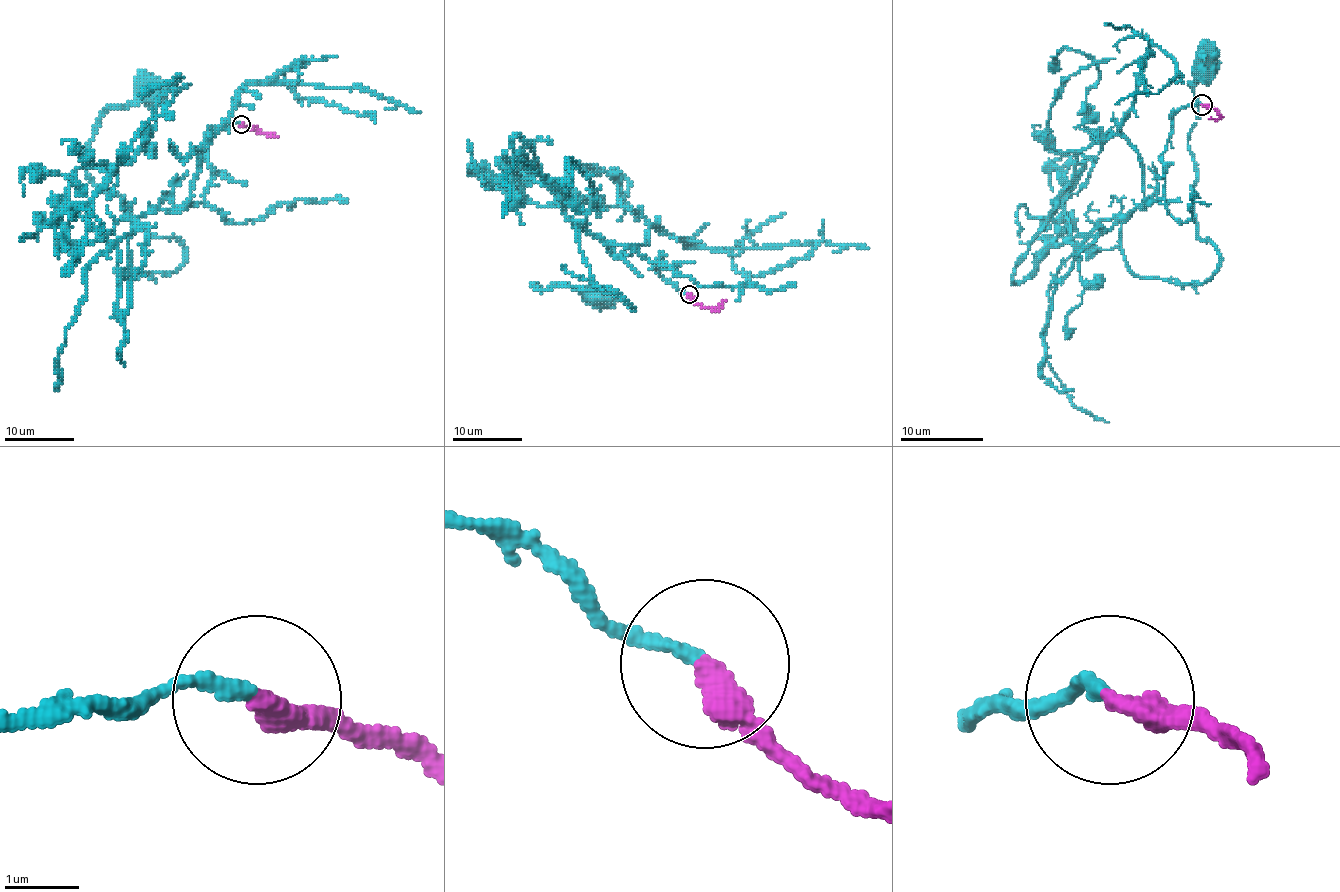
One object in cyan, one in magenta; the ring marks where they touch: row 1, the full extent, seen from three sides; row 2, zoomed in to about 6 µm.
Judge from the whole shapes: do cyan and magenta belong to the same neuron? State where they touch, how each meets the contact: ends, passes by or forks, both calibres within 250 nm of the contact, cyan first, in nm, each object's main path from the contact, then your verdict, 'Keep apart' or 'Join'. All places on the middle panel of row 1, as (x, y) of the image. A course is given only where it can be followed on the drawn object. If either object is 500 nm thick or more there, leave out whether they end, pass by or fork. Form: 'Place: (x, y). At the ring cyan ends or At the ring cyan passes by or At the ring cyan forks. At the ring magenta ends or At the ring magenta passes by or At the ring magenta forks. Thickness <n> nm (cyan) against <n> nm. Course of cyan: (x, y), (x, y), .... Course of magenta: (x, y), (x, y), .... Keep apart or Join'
Place: (689, 294). At the ring cyan ends. At the ring magenta ends. Thickness 170 nm (cyan) against 360 nm. Course of cyan: (688, 294), (662, 279), (660, 261), (577, 226), (591, 279), (634, 308), (601, 291), (532, 284), (601, 294). Course of magenta: (688, 294), (707, 308), (716, 308), (725, 299). Join

